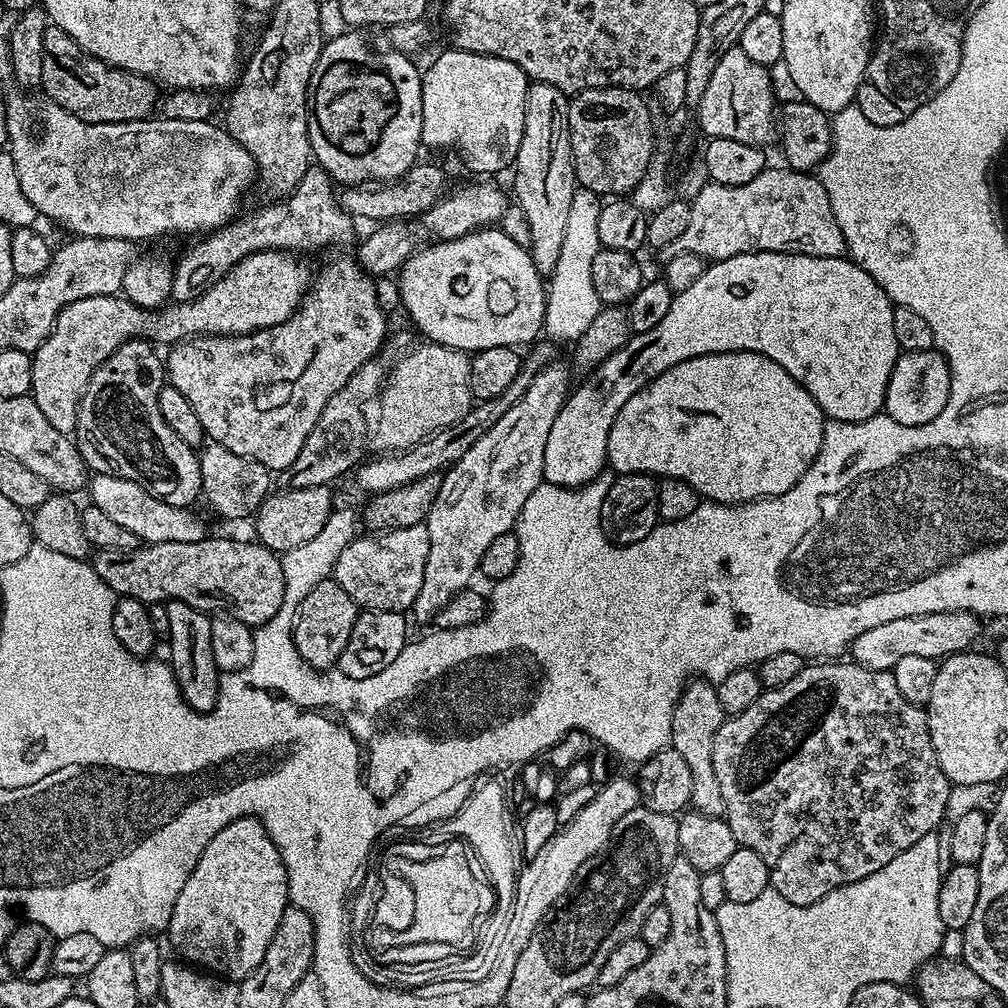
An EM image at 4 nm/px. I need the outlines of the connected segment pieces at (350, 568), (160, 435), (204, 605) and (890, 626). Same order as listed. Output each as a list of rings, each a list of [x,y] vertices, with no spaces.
[[[427,523],[389,528],[379,534],[360,534],[338,554],[334,578],[361,609],[407,613],[418,598],[418,590],[422,590],[426,554],[430,554]]]
[[[127,340],[102,366],[94,370],[90,382],[84,386],[84,393],[78,406],[78,418],[74,439],[80,449],[80,457],[93,473],[105,476],[121,476],[130,482],[138,482],[142,490],[154,494],[162,502],[175,508],[188,508],[201,495],[200,457],[197,449],[186,446],[162,418],[158,410],[158,393],[166,384],[166,368],[162,356],[147,340]]]
[[[211,536],[198,542],[144,544],[134,550],[102,548],[91,557],[90,563],[98,578],[102,578],[102,582],[106,582],[117,597],[129,596],[147,605],[181,600],[186,602],[186,606],[194,606],[200,612],[232,616],[249,626],[259,626],[274,618],[284,601],[281,557],[259,542],[247,544],[244,540],[231,540],[228,536]]]
[[[935,612],[921,616],[894,618],[894,622],[882,622],[866,634],[858,634],[850,645],[851,659],[870,670],[889,671],[906,654],[921,658],[930,658],[937,662],[945,656],[952,656],[973,647],[972,639],[980,632],[981,621],[972,612]]]

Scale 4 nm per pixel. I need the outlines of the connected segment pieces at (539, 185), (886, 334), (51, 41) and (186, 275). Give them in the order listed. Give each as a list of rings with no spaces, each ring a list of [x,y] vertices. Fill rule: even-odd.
[[[546,82],[529,83],[526,94],[526,118],[522,130],[522,146],[514,165],[516,172],[515,203],[522,206],[530,222],[530,242],[534,266],[548,278],[559,260],[569,221],[570,206],[578,187],[576,168],[572,165],[572,147],[568,133],[569,93]]]
[[[751,252],[750,254],[738,254],[734,258],[726,258],[709,263],[705,267],[702,278],[698,278],[698,282],[694,282],[694,286],[689,289],[673,295],[670,302],[670,310],[666,310],[666,314],[662,317],[662,322],[658,322],[658,326],[654,326],[654,330],[646,330],[645,332],[637,332],[629,335],[628,341],[620,347],[617,352],[610,354],[600,363],[600,367],[593,368],[591,372],[583,377],[584,380],[580,385],[573,387],[568,393],[567,400],[564,401],[562,410],[558,414],[558,418],[554,418],[554,426],[550,426],[550,434],[546,434],[546,458],[544,459],[544,479],[547,483],[554,486],[562,486],[563,488],[580,488],[583,484],[588,484],[601,472],[605,471],[608,464],[608,435],[614,426],[614,418],[618,414],[618,410],[622,410],[622,406],[626,406],[626,402],[634,394],[638,394],[638,390],[642,390],[654,378],[658,378],[658,374],[662,374],[666,370],[670,370],[670,366],[674,366],[678,362],[686,362],[690,358],[698,358],[706,354],[718,354],[719,352],[757,352],[766,358],[770,358],[774,362],[778,362],[778,366],[782,366],[782,370],[786,370],[786,374],[790,374],[790,378],[794,378],[801,386],[810,394],[810,398],[814,398],[814,402],[818,402],[818,406],[824,412],[825,417],[829,421],[841,420],[855,424],[868,420],[872,416],[881,415],[884,399],[888,396],[888,383],[893,383],[892,371],[896,365],[896,361],[901,359],[902,353],[898,346],[898,338],[894,338],[894,314],[893,302],[890,297],[882,290],[882,286],[878,286],[878,282],[874,282],[874,278],[870,278],[870,274],[866,274],[866,270],[862,270],[862,266],[858,266],[850,258],[844,256],[835,256],[834,258],[818,258],[810,254],[790,254],[789,252]]]
[[[50,26],[44,39],[42,58],[42,92],[58,106],[78,118],[95,124],[113,124],[149,119],[157,111],[157,85],[145,76],[115,68],[112,64],[83,52],[61,28]]]
[[[310,166],[299,186],[291,194],[268,204],[245,220],[233,219],[223,227],[211,231],[175,265],[172,273],[172,296],[178,300],[192,300],[201,296],[215,280],[221,280],[242,258],[255,252],[275,248],[281,252],[309,254],[319,248],[340,248],[354,224],[338,203],[334,181],[323,168]]]

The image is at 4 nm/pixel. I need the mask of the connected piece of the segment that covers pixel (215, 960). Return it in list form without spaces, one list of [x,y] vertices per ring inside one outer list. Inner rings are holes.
[[[243,816],[230,821],[225,828],[218,830],[218,834],[214,834],[214,838],[210,838],[190,878],[186,878],[186,886],[182,886],[174,902],[166,937],[176,947],[175,955],[189,965],[239,982],[254,971],[258,962],[262,962],[266,946],[270,946],[270,938],[274,938],[274,930],[278,930],[278,922],[282,922],[282,914],[289,907],[288,875],[278,846],[260,820],[255,816]]]

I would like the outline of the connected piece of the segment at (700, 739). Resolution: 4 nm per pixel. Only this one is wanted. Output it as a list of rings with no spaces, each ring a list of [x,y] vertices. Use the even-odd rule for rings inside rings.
[[[703,678],[693,679],[674,706],[670,747],[682,754],[686,767],[694,777],[691,807],[707,816],[724,816],[722,786],[718,786],[718,774],[714,774],[714,734],[718,734],[725,719],[726,714],[722,710],[722,702],[718,702],[715,687]]]

